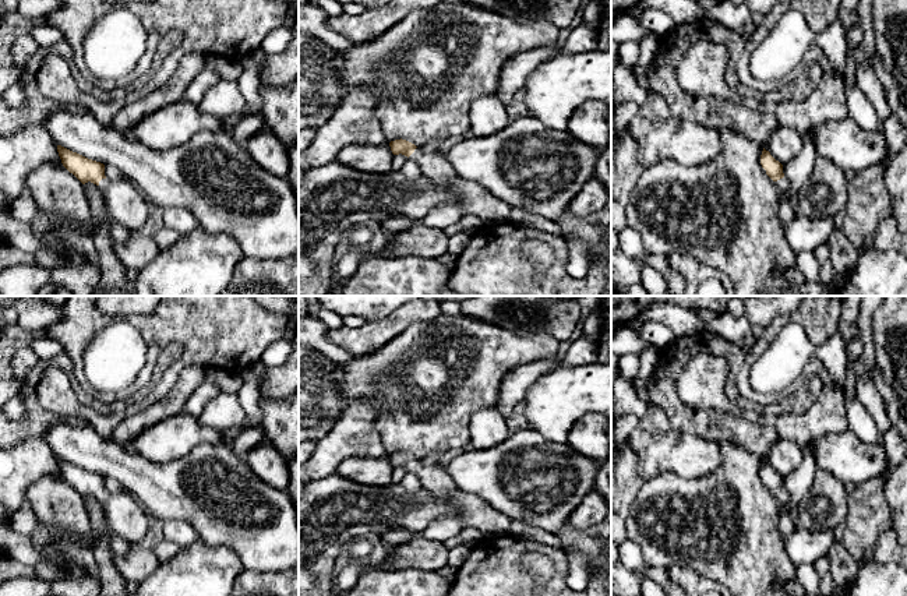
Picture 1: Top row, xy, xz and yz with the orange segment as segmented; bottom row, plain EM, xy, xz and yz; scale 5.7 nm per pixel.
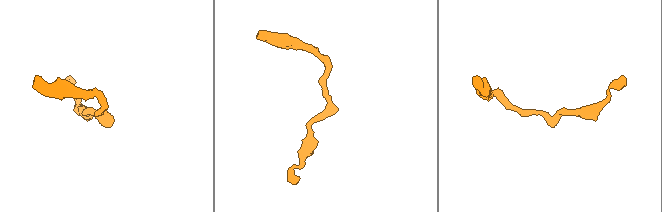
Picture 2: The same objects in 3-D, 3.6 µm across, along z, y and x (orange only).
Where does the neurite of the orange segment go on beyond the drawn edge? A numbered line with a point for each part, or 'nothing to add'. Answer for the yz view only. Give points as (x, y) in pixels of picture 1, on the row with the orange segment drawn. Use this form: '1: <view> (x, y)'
1: yz (783, 184)

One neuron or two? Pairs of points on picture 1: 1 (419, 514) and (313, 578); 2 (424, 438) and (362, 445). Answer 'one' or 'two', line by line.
1: one
2: two

